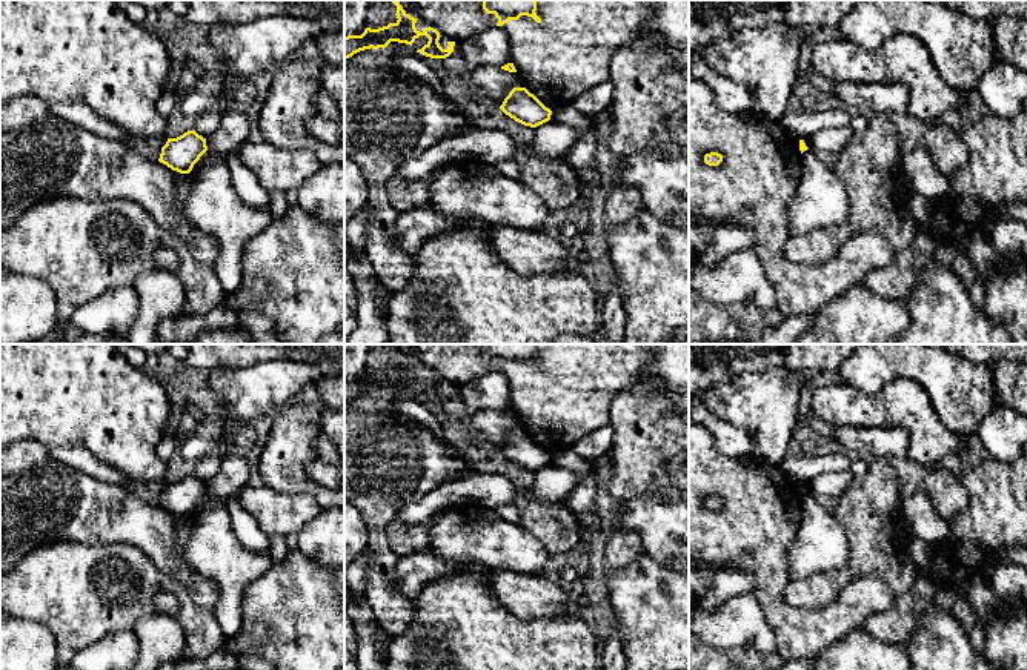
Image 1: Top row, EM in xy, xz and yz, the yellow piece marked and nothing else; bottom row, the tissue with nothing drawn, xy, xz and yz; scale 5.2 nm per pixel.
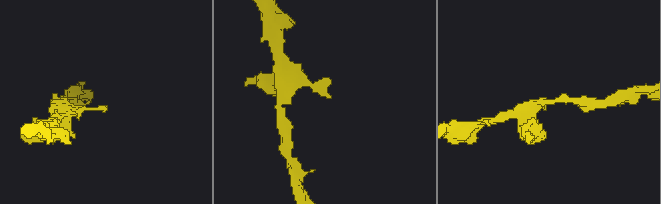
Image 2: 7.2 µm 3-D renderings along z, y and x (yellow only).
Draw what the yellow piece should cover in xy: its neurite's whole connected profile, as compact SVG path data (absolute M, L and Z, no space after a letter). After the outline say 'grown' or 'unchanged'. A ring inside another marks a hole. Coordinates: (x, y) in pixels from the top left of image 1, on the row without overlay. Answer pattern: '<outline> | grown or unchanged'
M188 475L177 483L168 483L158 506L172 515L189 518L206 495L206 483L195 475Z | unchanged

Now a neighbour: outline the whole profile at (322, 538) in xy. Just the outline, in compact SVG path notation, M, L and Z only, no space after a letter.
M344 509L321 510L297 533L297 541L297 549L324 569L344 569Z

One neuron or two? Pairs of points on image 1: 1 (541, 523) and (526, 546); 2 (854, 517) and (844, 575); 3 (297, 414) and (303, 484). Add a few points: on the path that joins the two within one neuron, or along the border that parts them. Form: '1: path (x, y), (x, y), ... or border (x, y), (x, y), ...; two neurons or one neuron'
1: border (520, 524), (549, 555); two neurons
2: path (858, 530), (858, 561); one neuron
3: path (297, 431), (297, 467); one neuron

